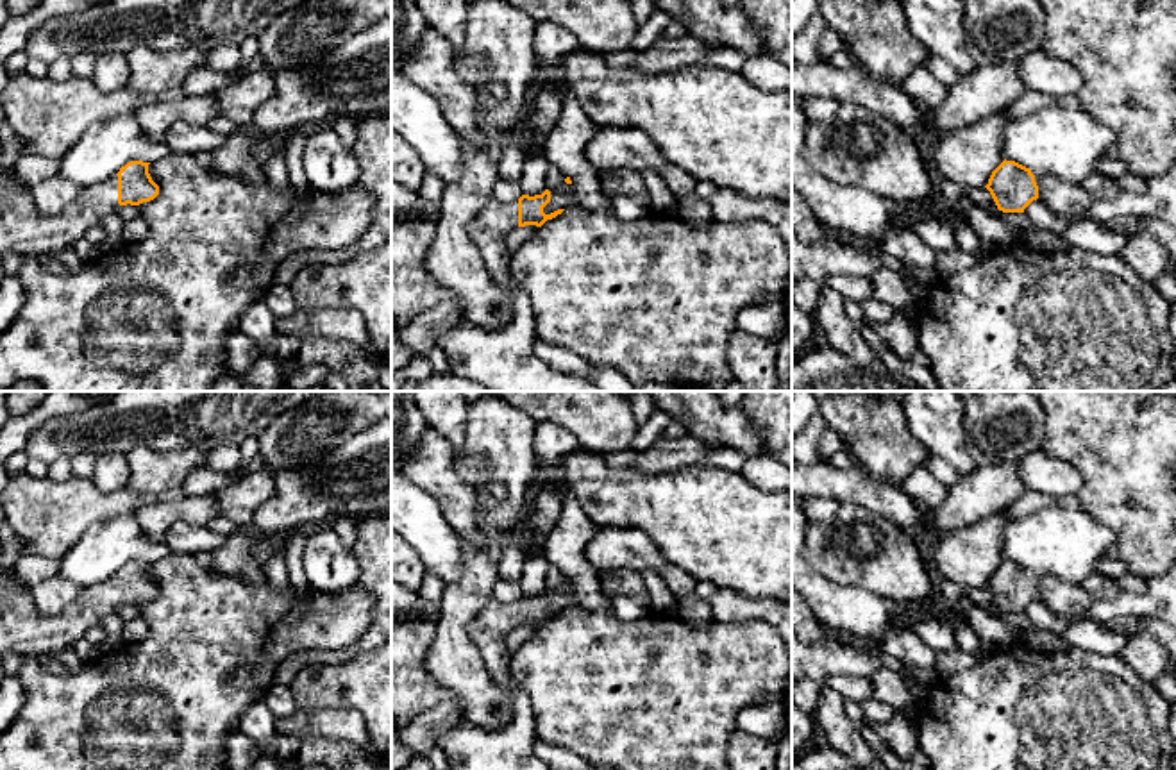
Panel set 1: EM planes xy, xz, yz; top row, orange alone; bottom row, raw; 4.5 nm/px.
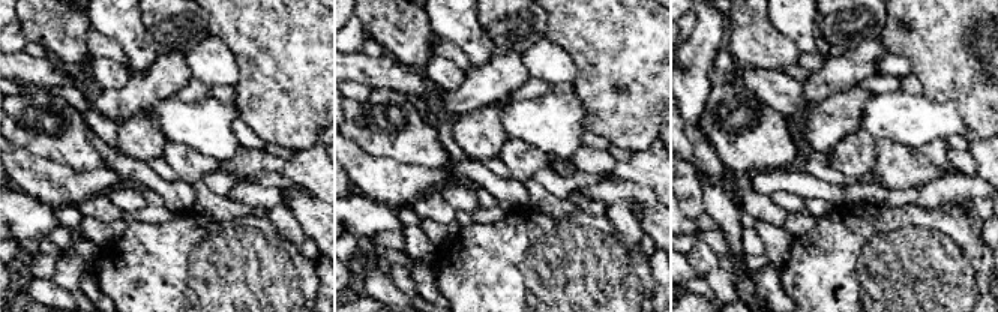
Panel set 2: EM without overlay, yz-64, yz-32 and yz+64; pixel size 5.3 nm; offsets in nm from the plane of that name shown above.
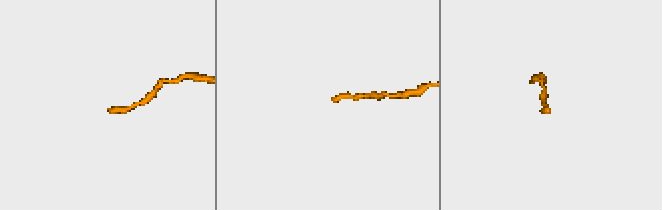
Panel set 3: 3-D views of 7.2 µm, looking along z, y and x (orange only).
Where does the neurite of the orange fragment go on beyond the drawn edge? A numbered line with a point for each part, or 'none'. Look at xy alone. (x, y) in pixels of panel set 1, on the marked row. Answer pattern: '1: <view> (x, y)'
1: xy (24, 229)

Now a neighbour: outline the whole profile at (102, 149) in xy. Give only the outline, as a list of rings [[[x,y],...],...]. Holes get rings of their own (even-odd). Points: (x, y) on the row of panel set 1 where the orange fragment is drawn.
[[[132,114],[89,125],[61,157],[59,175],[86,188],[120,172],[130,161],[155,163],[170,154],[164,141],[150,139]]]

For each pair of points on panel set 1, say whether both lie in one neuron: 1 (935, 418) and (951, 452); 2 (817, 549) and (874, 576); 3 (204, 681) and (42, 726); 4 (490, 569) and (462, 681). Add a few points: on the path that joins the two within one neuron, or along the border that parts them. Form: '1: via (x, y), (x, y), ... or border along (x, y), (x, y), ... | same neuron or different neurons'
1: via (939, 427), (949, 443) | same neuron
2: via (831, 552), (844, 552), (860, 563) | same neuron
3: via (163, 681), (93, 683), (83, 688) | same neuron
4: via (465, 597), (458, 604), (458, 652) | same neuron

